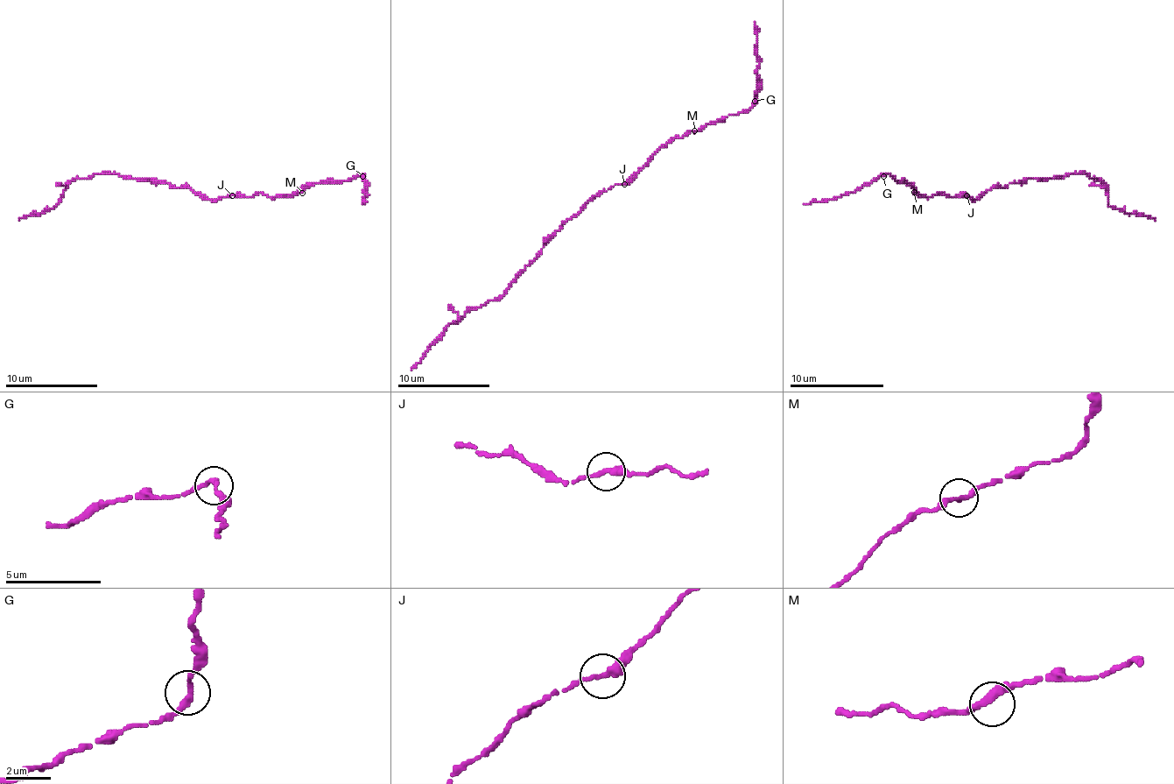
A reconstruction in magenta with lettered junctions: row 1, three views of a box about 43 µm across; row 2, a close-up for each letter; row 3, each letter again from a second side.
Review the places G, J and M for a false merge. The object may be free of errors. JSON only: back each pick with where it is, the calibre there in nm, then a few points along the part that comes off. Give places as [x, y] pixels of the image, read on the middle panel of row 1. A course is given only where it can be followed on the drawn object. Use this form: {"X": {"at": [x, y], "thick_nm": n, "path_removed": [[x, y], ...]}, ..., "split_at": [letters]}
{"split_at": []}

